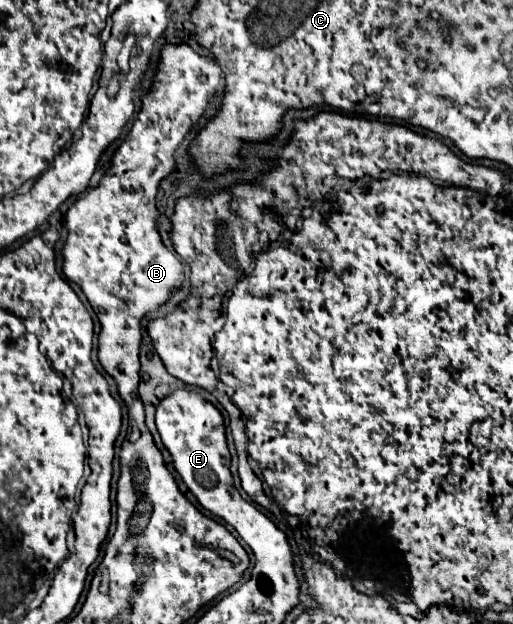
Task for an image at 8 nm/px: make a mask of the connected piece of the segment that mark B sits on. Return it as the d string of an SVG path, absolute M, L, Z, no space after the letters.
M188 44L164 46L160 66L156 72L156 82L150 94L142 98L140 114L134 120L134 126L126 140L114 152L112 166L108 168L100 184L92 188L84 198L76 200L66 214L68 238L62 248L62 272L68 280L76 282L82 288L92 308L98 308L98 320L102 324L102 332L98 338L98 358L104 370L116 380L116 384L138 384L138 354L142 344L140 320L144 318L144 314L150 312L150 308L158 308L160 304L164 304L170 298L170 292L182 284L184 264L162 244L162 238L156 228L156 192L158 184L176 168L174 154L186 138L186 134L202 118L204 110L208 108L210 100L214 98L220 86L220 80L222 70L216 64L216 60L194 52Z

